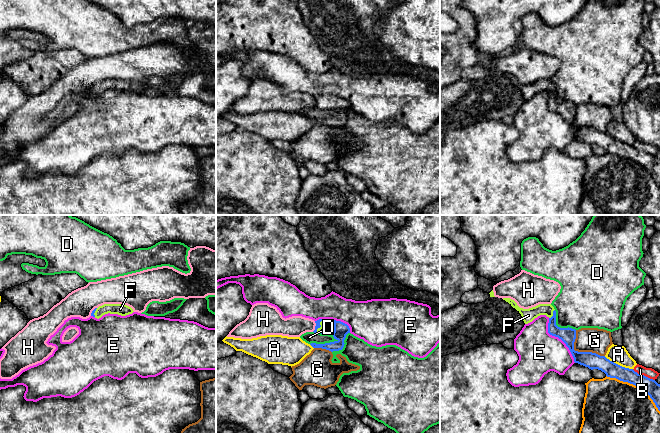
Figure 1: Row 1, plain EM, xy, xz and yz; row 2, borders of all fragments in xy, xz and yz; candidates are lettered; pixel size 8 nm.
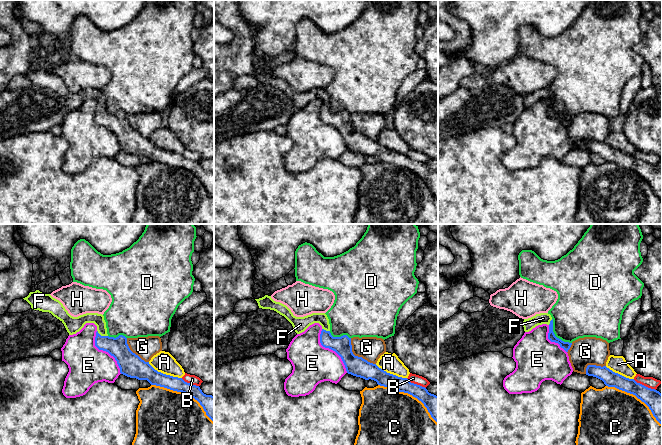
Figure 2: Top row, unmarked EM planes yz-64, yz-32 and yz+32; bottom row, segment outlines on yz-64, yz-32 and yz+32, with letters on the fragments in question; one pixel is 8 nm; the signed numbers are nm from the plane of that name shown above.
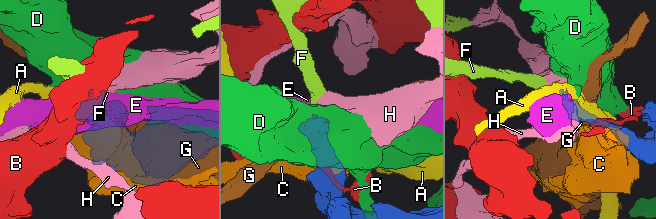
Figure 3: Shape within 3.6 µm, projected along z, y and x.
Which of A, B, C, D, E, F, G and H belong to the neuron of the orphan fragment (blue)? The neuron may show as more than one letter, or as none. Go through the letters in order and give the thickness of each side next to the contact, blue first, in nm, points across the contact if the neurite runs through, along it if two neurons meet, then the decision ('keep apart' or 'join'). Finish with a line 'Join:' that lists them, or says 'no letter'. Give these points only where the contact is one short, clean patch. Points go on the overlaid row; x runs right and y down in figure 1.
A: 130/140 nm | keep apart
B: 120/80 nm | keep apart
C: 120/440 nm | keep apart
D: 120/100 nm | keep apart
E: 130/340 nm | keep apart
F: 120/100 nm | across xz (341, 329), (335, 329), (328, 333), (326, 326) | join
G: 130/200 nm | keep apart
H: 120/170 nm | keep apart
Join: F

